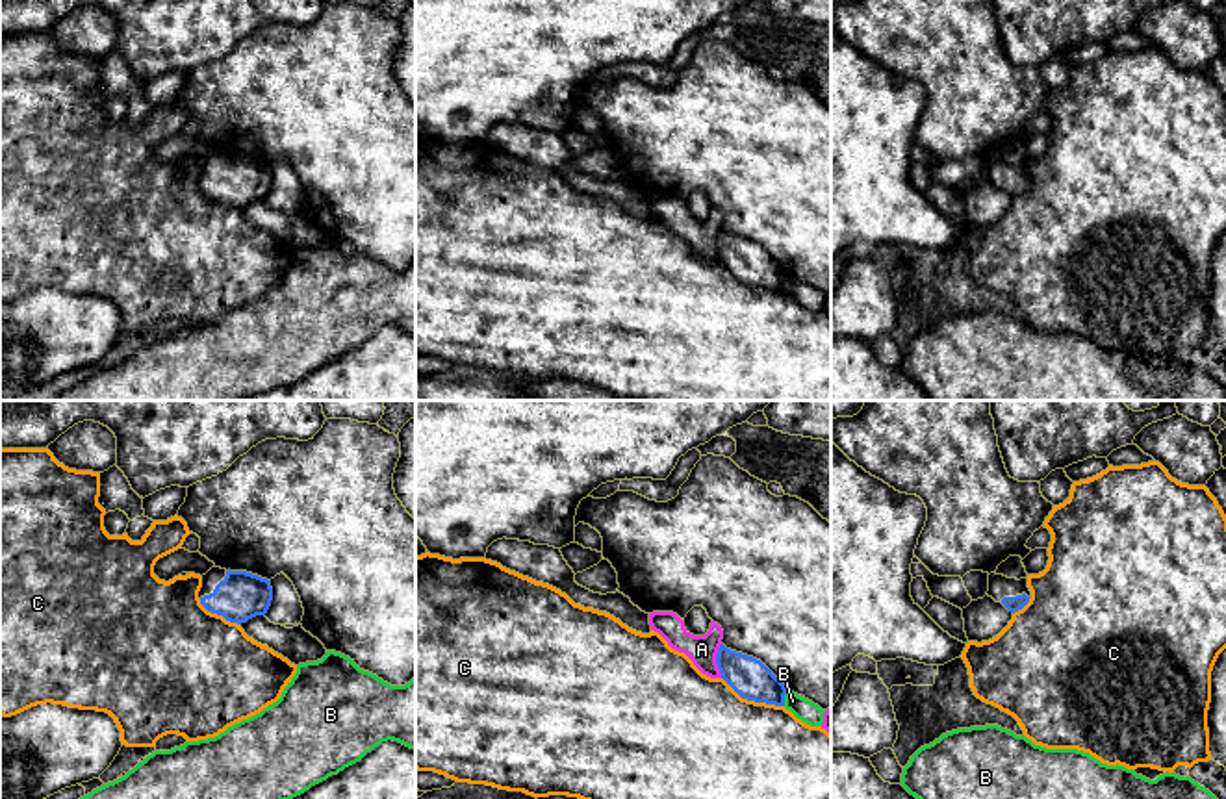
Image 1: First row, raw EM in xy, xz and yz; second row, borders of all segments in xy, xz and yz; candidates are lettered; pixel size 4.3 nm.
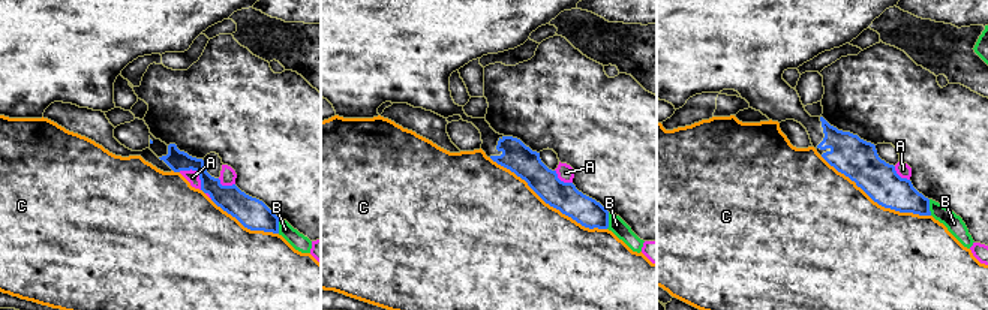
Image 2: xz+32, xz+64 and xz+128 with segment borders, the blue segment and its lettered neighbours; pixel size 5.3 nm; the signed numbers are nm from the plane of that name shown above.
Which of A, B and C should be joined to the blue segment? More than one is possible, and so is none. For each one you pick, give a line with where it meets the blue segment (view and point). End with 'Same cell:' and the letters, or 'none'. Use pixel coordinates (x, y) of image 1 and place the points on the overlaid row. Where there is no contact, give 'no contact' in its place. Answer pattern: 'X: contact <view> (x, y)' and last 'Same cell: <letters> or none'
Same cell: none

